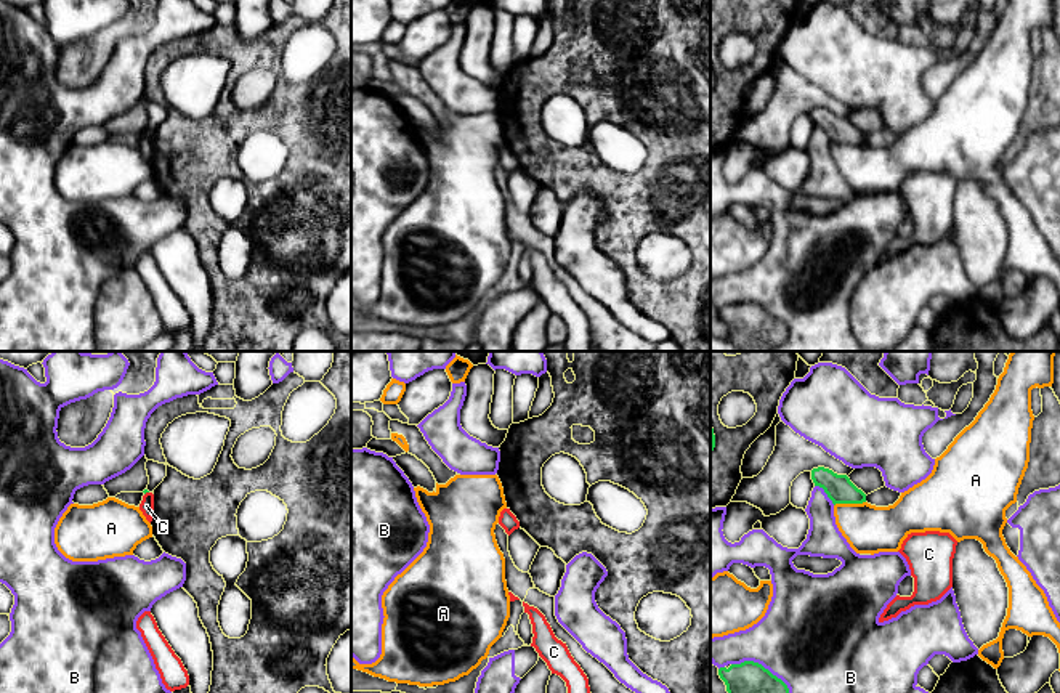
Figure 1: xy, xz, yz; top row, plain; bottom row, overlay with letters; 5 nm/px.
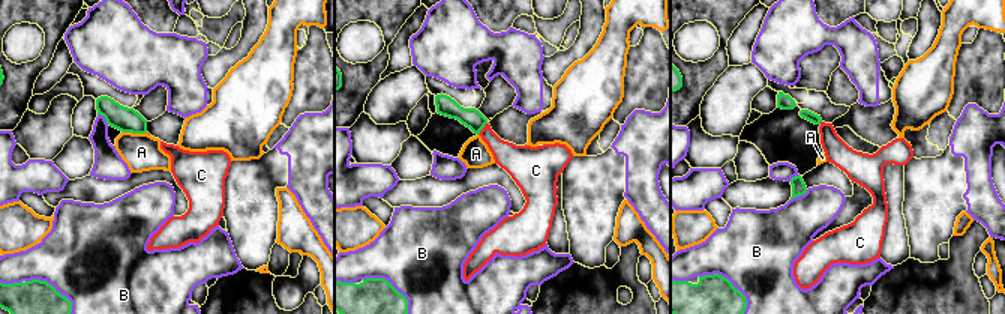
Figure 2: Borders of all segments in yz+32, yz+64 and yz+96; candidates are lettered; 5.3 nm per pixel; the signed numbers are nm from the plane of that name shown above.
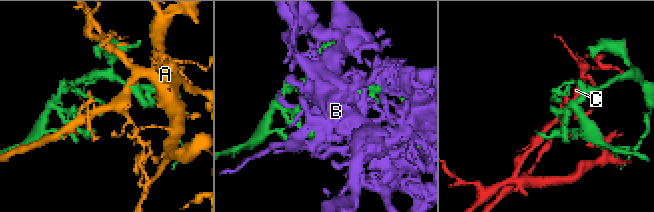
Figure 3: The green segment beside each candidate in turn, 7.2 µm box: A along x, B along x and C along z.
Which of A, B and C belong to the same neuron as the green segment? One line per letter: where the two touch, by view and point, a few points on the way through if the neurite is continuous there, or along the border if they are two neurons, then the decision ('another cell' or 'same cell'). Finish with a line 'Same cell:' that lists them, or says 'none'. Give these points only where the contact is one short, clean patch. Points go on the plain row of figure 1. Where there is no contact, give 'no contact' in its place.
A: contact yz (849, 143); another cell
B: contact yz (764, 308); another cell
C: contact xy (146, 132); border xy (148, 132), (145, 135); another cell
Same cell: none

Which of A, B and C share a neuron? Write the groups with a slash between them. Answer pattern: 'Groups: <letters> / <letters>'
Groups: A / B / C

